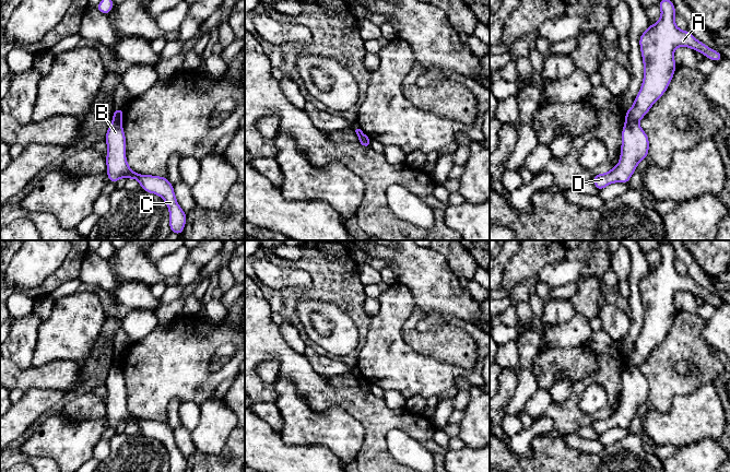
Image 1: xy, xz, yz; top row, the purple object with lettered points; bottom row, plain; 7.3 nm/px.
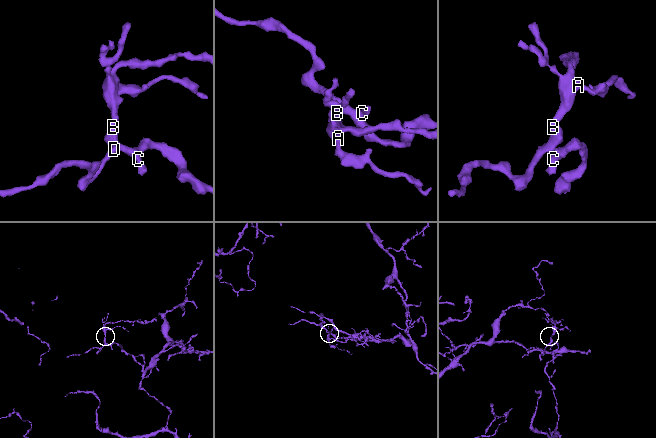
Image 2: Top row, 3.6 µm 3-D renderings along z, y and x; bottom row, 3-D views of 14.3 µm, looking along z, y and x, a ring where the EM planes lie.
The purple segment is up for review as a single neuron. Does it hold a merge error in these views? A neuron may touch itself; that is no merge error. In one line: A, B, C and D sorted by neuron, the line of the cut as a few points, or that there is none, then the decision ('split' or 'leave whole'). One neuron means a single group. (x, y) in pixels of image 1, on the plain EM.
groups A / B C D; cut yz (626, 363), (637, 367); split

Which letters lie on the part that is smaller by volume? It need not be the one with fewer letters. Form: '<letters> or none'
A

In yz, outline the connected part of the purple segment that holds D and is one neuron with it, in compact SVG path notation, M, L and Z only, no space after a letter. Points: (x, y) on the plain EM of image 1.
M625 364L621 385L617 410L608 417L597 418L593 422L592 427L600 436L614 427L627 428L638 408L648 402L649 384L638 367Z

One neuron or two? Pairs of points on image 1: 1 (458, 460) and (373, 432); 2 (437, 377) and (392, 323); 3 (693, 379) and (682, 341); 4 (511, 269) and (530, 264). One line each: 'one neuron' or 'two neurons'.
1: two neurons
2: one neuron
3: one neuron
4: one neuron

